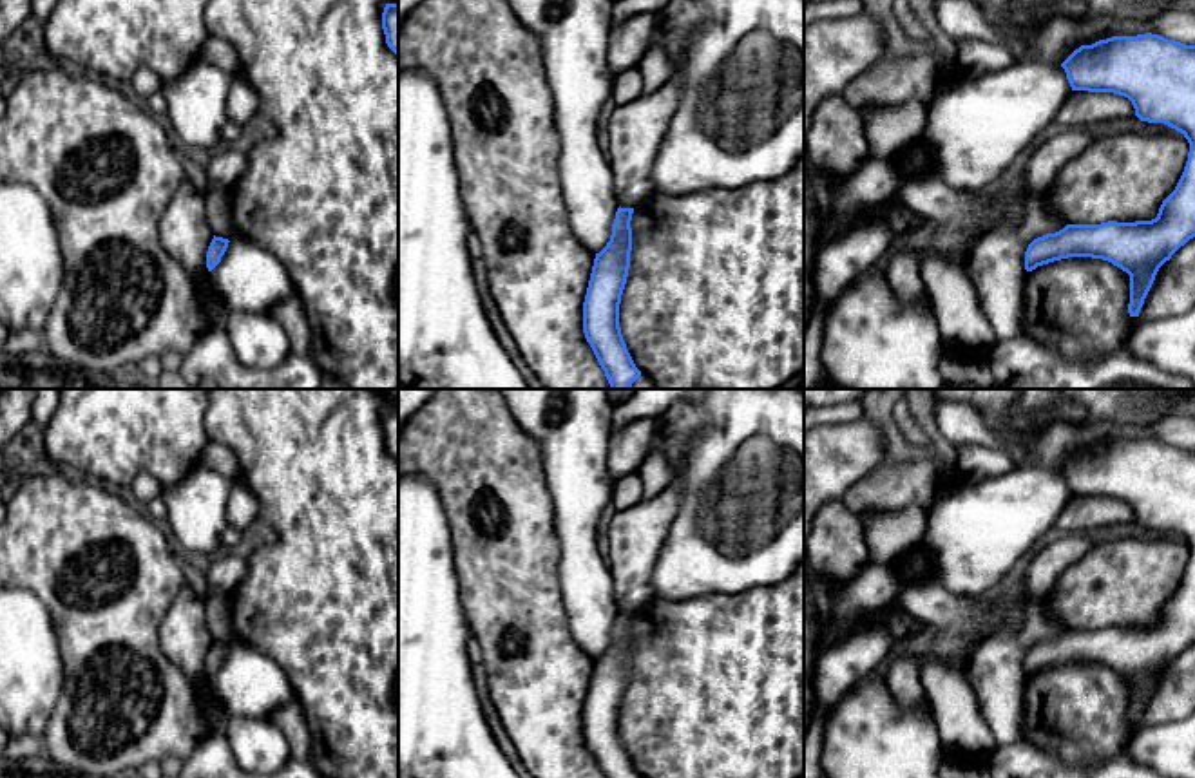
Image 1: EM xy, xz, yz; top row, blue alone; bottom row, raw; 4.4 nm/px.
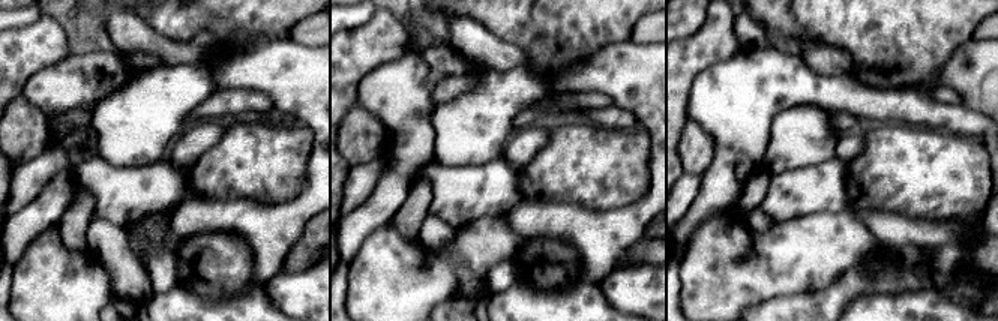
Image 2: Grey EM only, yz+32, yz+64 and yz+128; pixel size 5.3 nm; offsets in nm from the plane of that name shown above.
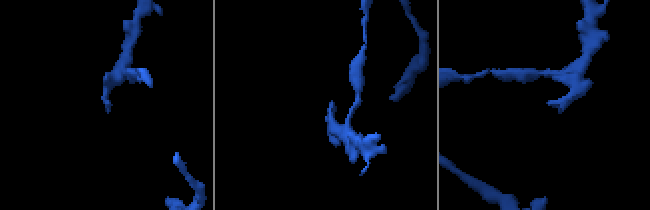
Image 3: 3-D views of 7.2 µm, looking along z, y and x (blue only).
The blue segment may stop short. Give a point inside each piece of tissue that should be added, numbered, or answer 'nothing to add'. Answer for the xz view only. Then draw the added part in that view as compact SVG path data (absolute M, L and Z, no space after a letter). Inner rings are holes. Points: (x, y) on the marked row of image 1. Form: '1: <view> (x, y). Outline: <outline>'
nothing to add

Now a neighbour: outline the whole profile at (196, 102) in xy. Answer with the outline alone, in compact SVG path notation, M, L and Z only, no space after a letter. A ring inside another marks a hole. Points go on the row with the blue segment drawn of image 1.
M197 60L186 72L161 85L165 123L179 147L217 150L228 123L226 96L232 74Z

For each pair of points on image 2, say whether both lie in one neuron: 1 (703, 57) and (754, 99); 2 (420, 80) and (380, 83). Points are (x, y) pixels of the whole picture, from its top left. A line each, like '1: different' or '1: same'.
1: different
2: same

